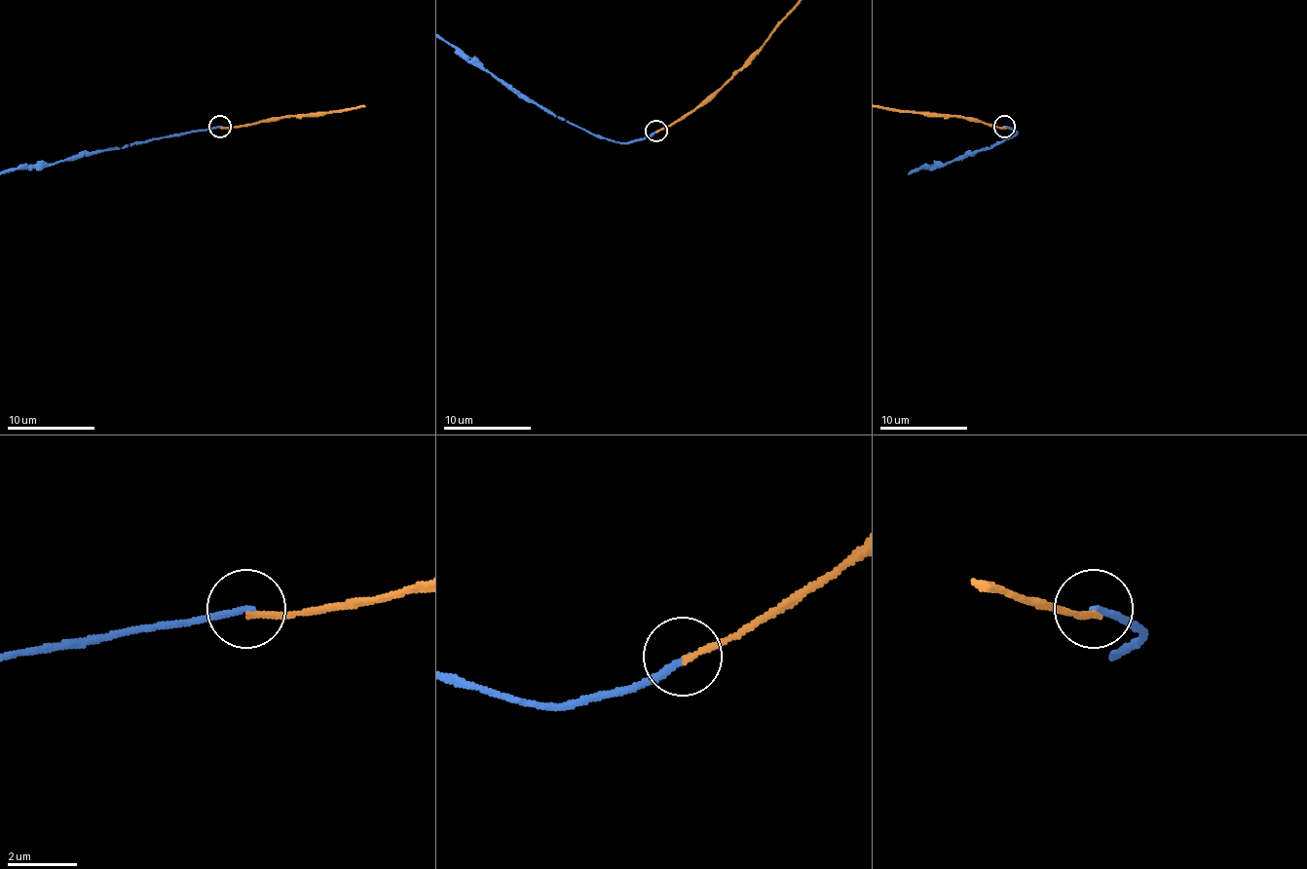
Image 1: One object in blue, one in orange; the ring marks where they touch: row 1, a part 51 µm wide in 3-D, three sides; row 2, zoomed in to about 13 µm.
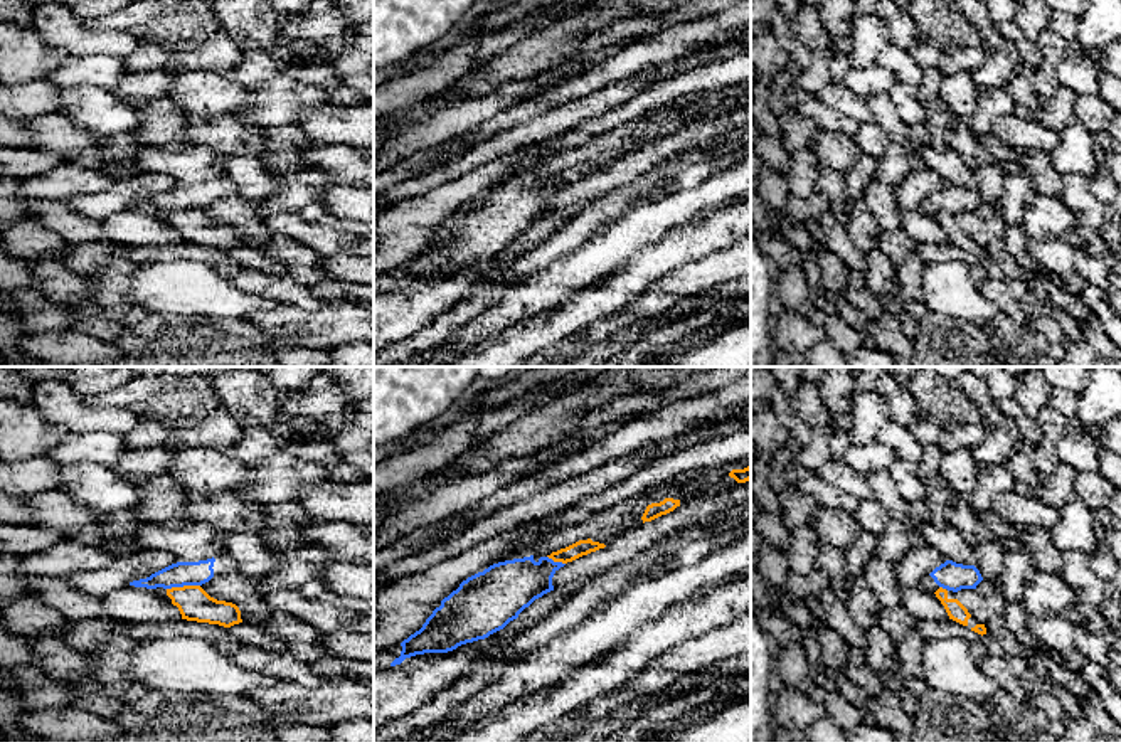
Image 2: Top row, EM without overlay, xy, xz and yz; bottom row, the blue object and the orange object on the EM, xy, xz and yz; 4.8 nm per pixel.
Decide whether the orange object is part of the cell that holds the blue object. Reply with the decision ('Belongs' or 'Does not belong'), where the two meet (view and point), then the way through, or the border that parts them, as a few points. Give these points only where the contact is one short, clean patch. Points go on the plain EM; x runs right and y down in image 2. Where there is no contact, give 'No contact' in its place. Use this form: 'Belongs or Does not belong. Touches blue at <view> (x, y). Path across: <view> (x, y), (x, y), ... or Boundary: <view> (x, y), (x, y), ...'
Does not belong. Touches blue at xy (182, 209). Boundary: xy (199, 207), (172, 209), (167, 212)

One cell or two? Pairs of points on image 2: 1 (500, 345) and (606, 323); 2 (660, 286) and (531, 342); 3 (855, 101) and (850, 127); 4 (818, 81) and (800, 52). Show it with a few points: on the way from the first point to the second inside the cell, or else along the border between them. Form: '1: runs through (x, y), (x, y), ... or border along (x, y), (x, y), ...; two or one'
1: border along (616, 310), (576, 332); two
2: border along (669, 275), (664, 275), (626, 305), (603, 318); two
3: border along (818, 96), (860, 123); two
4: border along (813, 51), (812, 61), (803, 69); two

